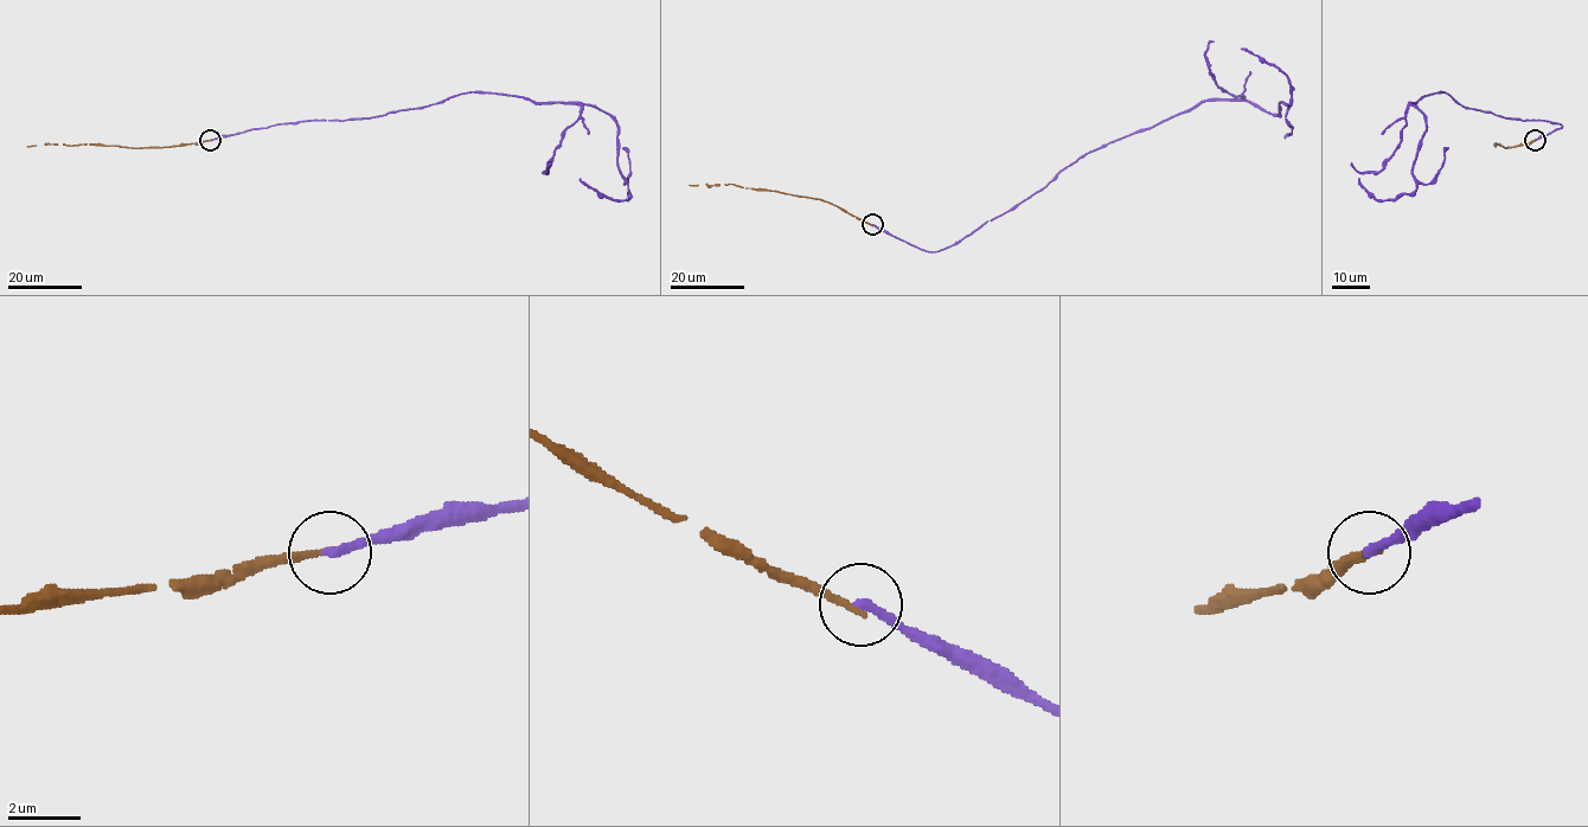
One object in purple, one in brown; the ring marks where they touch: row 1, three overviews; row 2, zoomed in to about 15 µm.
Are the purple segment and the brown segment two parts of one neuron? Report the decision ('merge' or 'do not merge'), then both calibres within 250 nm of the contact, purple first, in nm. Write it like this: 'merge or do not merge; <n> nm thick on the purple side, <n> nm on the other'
do not merge; 260 nm thick on the purple side, 170 nm on the other

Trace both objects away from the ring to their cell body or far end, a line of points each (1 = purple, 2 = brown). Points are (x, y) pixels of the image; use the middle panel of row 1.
1: (872, 224), (942, 250), (1084, 155), (1204, 101), (1280, 115), (1289, 78), (1242, 49)
2: (872, 225), (836, 205), (809, 197), (734, 184), (689, 184)

